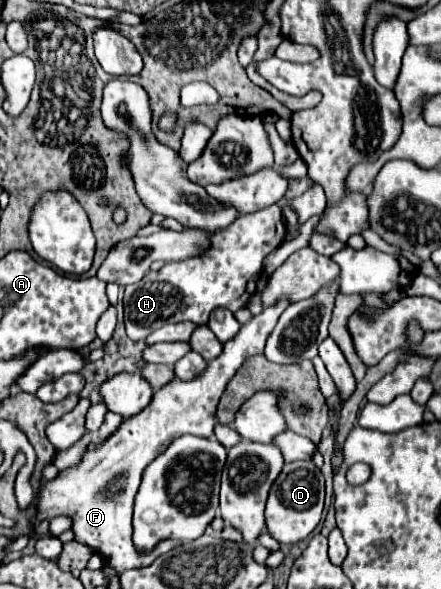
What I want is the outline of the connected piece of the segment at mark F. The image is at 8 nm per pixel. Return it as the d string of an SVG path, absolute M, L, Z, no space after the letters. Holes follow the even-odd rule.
M280 301L276 307L264 309L260 315L252 317L250 323L242 325L240 333L228 343L224 343L222 355L208 363L208 371L204 371L200 379L180 381L176 377L172 379L172 383L158 389L152 397L152 403L148 405L148 411L136 415L136 441L134 441L134 431L132 431L130 437L122 435L122 441L116 435L102 445L94 443L78 467L62 471L50 483L44 481L38 495L40 517L52 519L58 515L70 515L74 519L72 529L76 533L76 541L92 547L94 551L100 551L106 563L112 563L112 567L116 567L116 571L120 573L132 567L148 565L158 555L162 555L158 553L160 549L140 553L132 541L132 505L134 505L134 495L140 487L142 471L174 439L186 433L206 437L206 439L212 437L216 407L228 381L242 367L246 357L258 355L264 351L268 333L272 331L272 327L276 325L276 319L286 307L288 307L288 301ZM118 455L122 455L122 459L118 459Z

